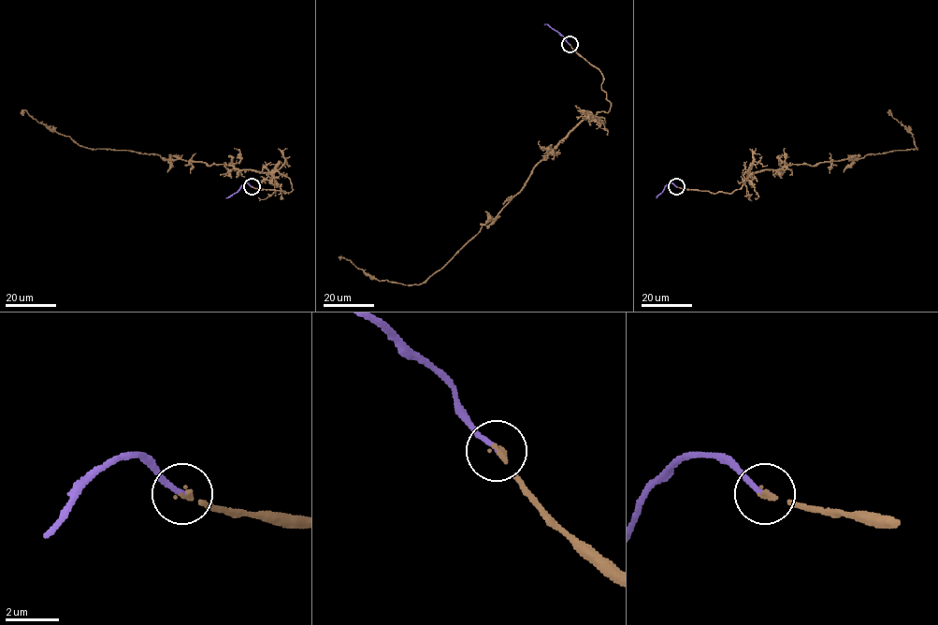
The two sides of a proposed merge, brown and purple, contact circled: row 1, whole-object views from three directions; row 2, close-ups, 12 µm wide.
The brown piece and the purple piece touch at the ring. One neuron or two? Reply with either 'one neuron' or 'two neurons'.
one neuron

